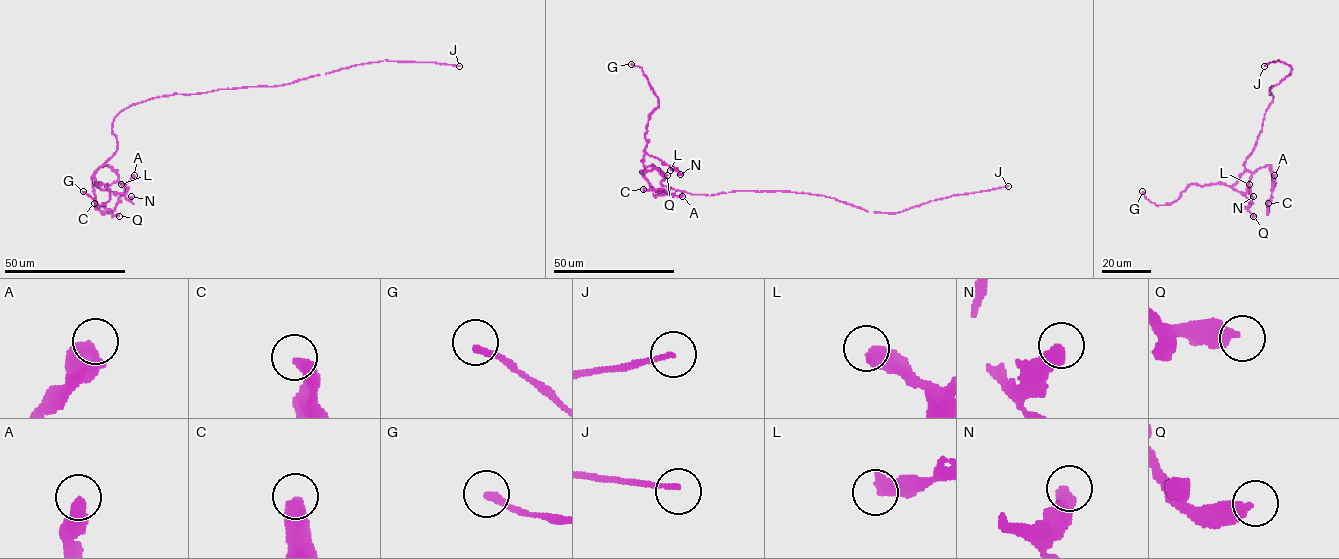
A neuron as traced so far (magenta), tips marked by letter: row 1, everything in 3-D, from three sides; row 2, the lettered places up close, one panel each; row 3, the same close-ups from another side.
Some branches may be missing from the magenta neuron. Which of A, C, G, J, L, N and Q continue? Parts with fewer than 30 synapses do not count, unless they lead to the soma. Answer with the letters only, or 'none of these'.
J

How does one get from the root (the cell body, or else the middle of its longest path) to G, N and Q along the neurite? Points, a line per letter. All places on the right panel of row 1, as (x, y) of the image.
G: (1269, 95), (1273, 101), (1261, 131), (1235, 184), (1191, 184), (1176, 200), (1164, 205), (1150, 202), (1142, 191)
N: (1269, 95), (1273, 101), (1254, 149), (1232, 186), (1249, 199), (1253, 196)
Q: (1269, 95), (1273, 101), (1244, 162), (1252, 173), (1252, 200), (1247, 208), (1253, 216)

